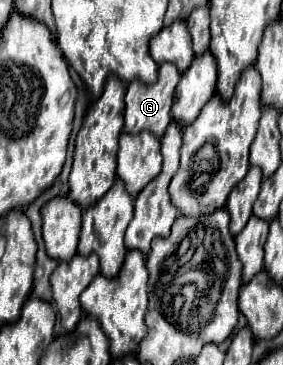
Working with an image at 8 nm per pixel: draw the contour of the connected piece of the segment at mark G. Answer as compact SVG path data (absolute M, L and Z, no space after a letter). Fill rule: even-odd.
M161 63L159 65L159 79L153 85L145 85L141 81L131 81L127 85L127 93L125 93L125 133L141 133L141 131L151 131L153 135L161 137L167 129L167 125L171 123L171 105L173 105L173 95L175 95L175 87L179 83L181 73L177 71L177 67L173 67L173 63Z

